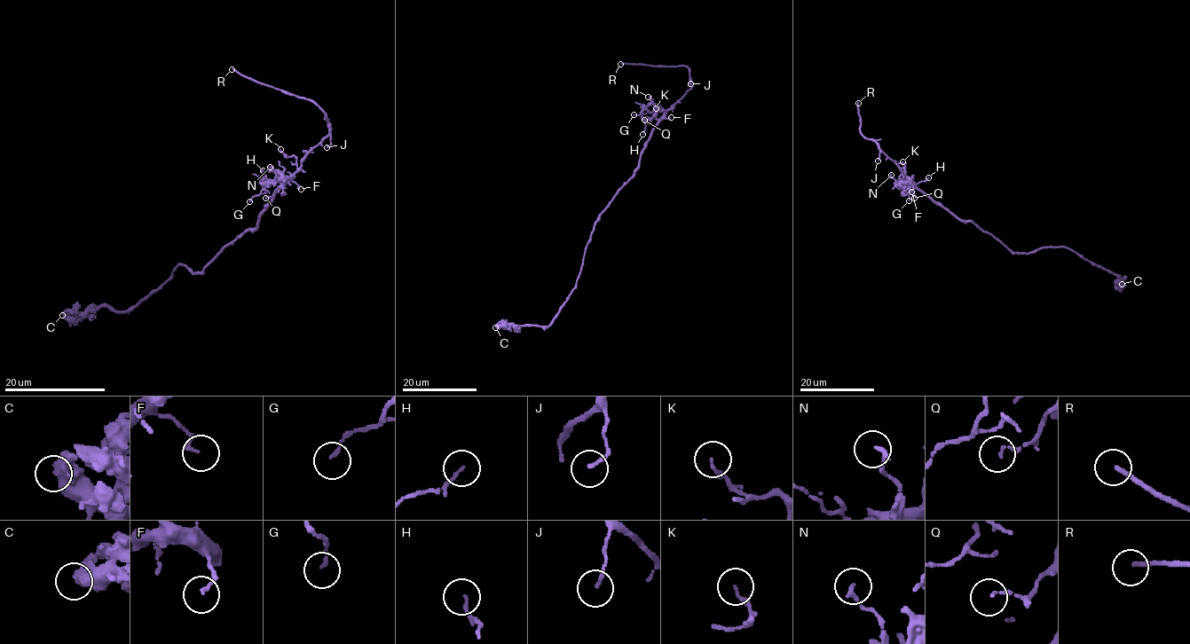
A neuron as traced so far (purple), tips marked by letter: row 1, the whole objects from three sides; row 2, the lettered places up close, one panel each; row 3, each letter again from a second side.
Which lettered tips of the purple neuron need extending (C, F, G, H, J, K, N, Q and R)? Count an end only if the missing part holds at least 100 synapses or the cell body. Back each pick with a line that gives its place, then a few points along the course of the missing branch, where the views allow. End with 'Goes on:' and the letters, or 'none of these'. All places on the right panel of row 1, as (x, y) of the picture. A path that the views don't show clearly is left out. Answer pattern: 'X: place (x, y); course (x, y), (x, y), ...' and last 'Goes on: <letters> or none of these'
R: place (858, 103); course (858, 103), (857, 86), (851, 77), (845, 58), (839, 53)
Goes on: R

